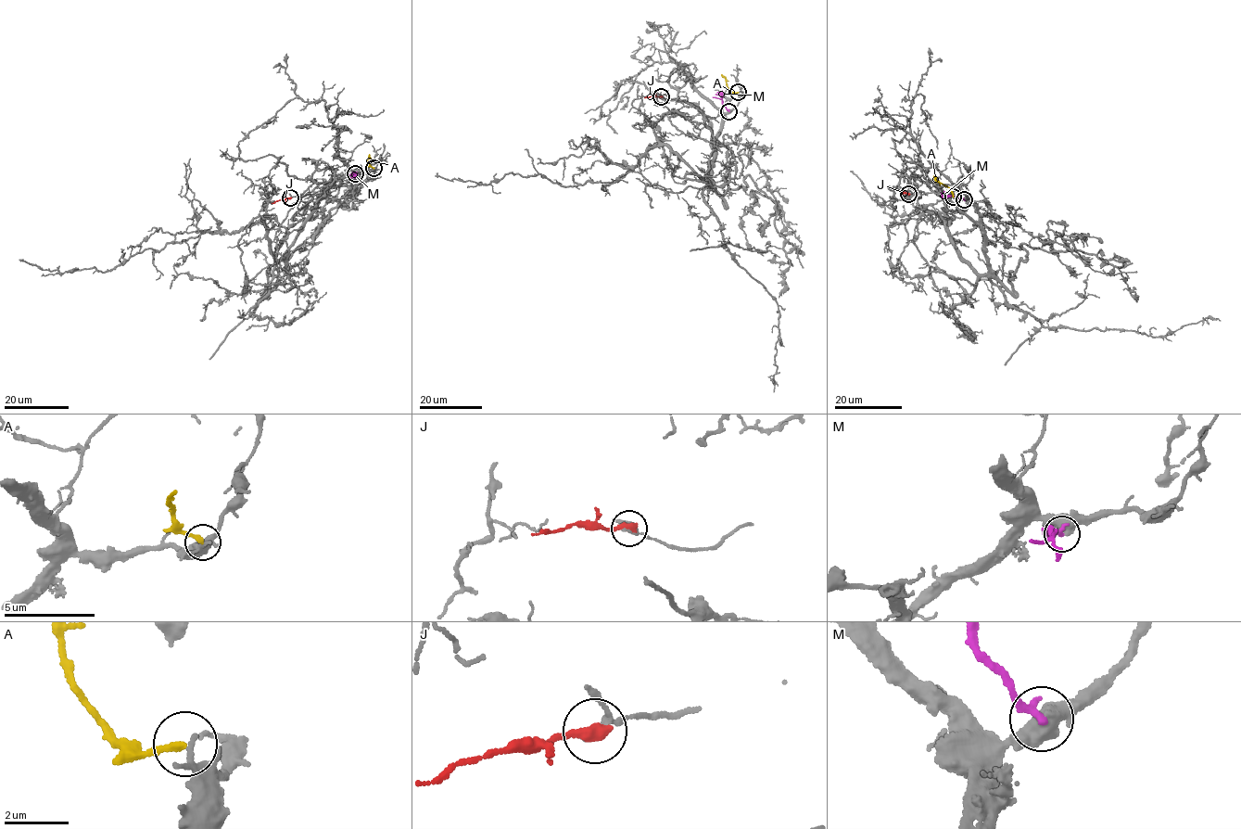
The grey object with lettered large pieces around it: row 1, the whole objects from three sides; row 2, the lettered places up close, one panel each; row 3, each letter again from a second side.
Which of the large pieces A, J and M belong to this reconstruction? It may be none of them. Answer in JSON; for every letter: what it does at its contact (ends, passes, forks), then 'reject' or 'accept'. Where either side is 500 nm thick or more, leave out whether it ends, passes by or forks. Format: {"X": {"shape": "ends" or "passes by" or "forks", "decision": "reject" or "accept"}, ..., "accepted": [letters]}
{"A": {"shape": "ends", "decision": "reject"}, "J": {"shape": "ends", "decision": "reject"}, "M": {"shape": "ends", "decision": "reject"}, "accepted": []}

